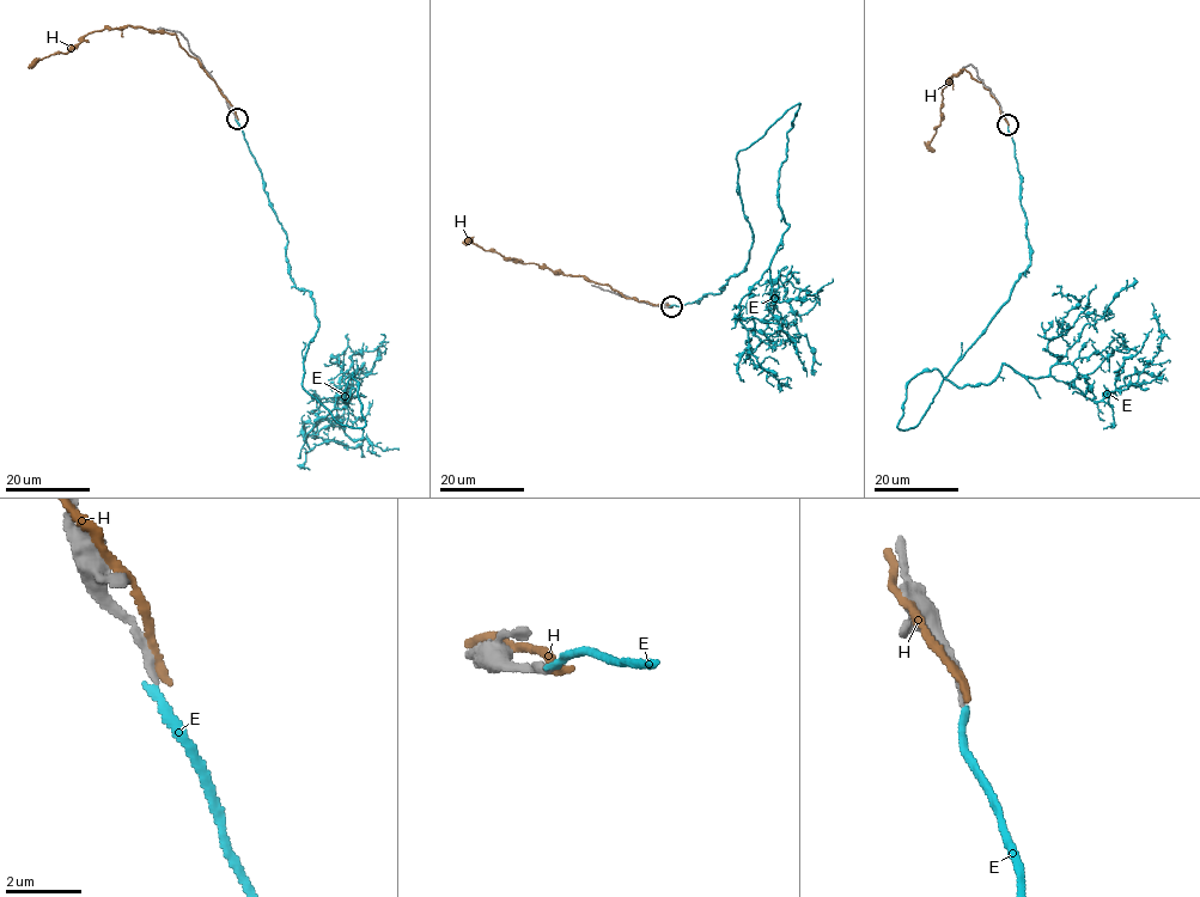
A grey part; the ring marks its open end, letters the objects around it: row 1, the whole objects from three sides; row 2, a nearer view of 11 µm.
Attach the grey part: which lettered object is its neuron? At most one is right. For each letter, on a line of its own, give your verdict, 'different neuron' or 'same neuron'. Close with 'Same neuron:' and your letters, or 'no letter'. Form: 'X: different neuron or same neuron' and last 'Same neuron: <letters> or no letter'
E: different neuron
H: different neuron
Same neuron: no letter

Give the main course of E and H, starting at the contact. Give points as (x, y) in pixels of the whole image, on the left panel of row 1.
E: (235, 119), (288, 274), (314, 301), (302, 386), (363, 427), (358, 383), (305, 440), (342, 415), (355, 370)
H: (235, 115), (230, 102), (172, 32), (128, 25), (104, 28), (87, 34), (68, 52), (50, 54), (28, 67)

